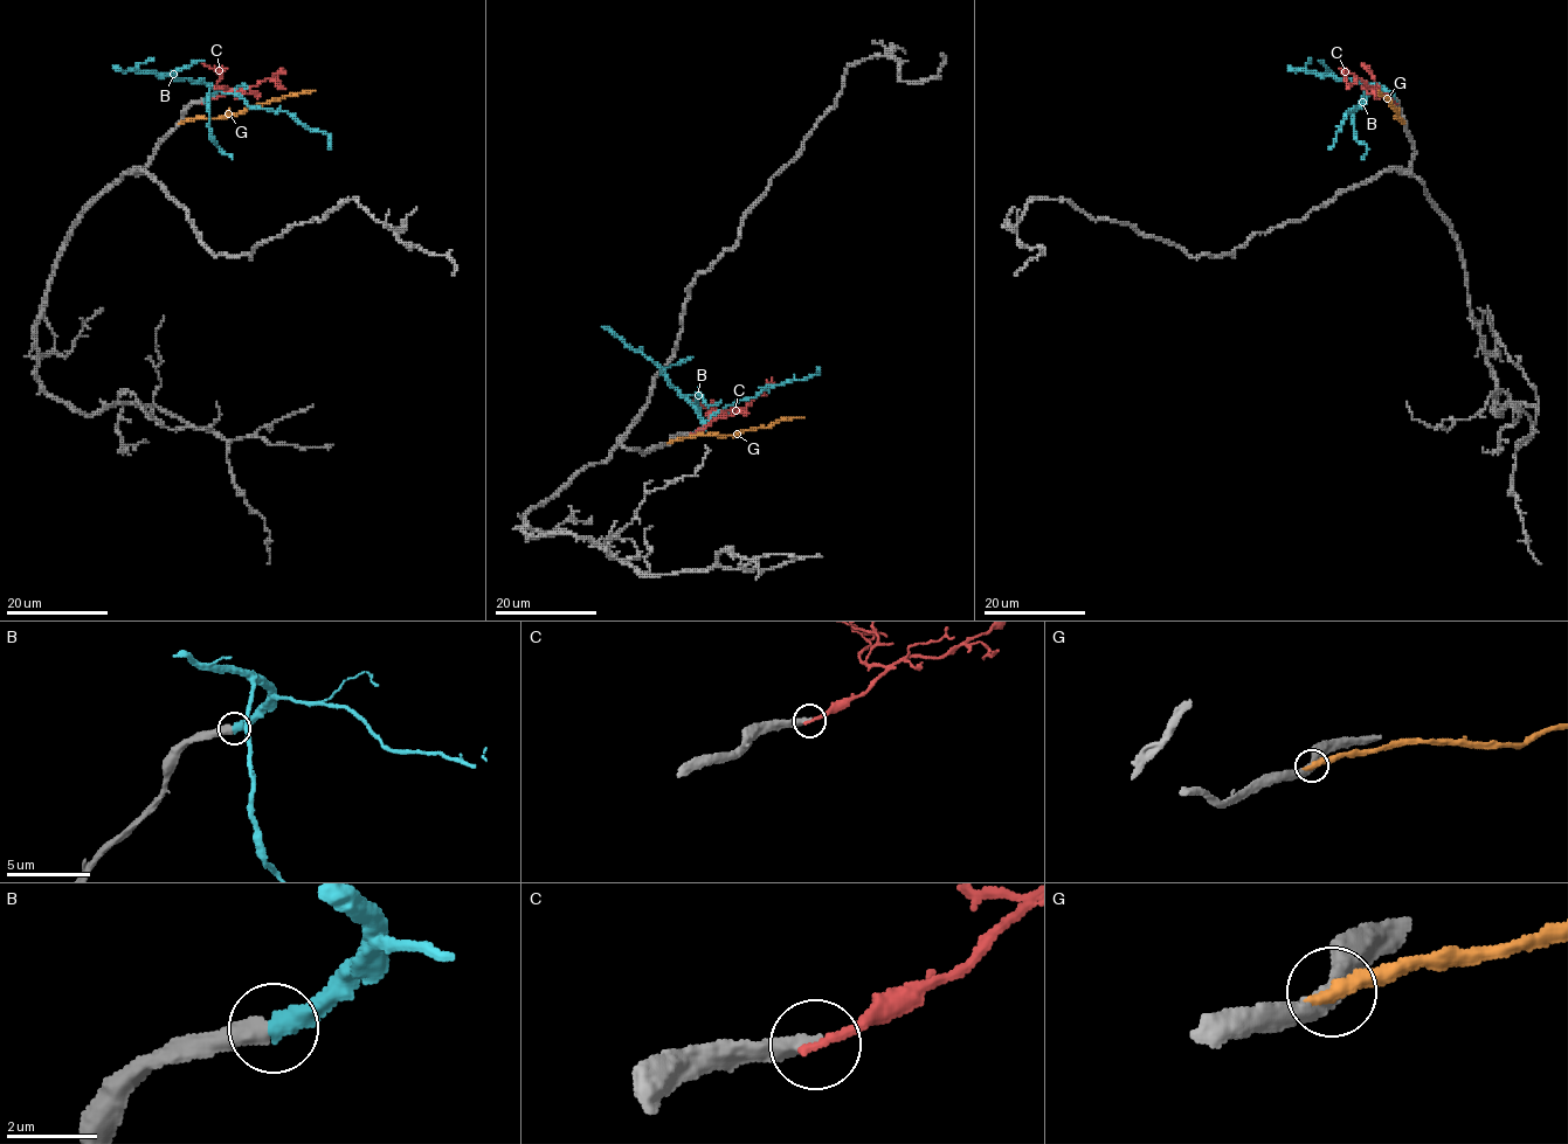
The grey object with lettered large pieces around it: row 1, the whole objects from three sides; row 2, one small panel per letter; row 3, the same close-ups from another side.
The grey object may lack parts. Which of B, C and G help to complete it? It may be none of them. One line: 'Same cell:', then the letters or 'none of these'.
Same cell: B

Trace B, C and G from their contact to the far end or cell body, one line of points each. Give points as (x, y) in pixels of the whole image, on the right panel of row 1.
B: (1395, 101), (1385, 91), (1370, 92), (1359, 108), (1347, 111), (1328, 148)
C: (1395, 103), (1339, 69)
G: (1403, 122), (1396, 118), (1396, 110), (1379, 90)

